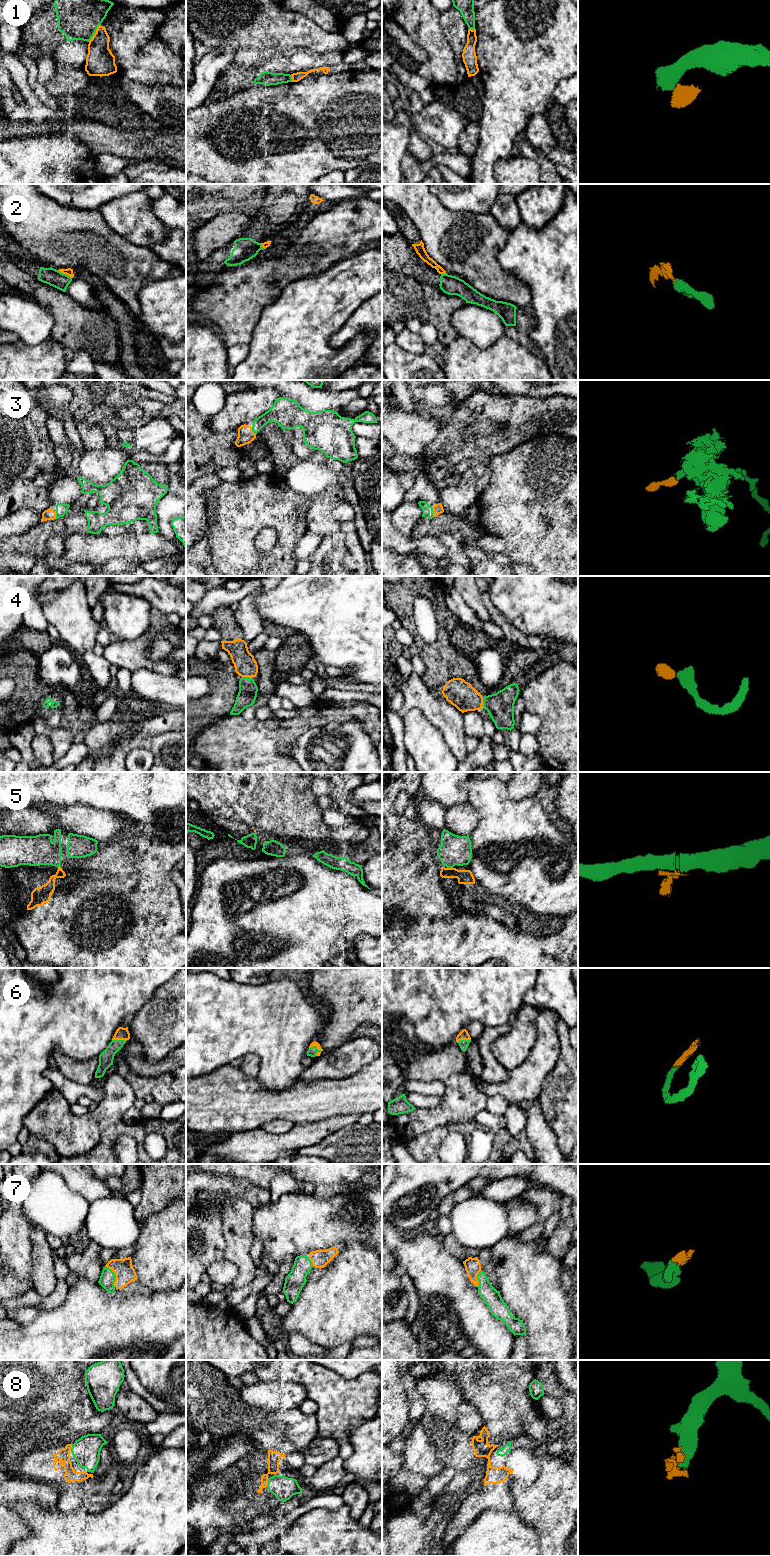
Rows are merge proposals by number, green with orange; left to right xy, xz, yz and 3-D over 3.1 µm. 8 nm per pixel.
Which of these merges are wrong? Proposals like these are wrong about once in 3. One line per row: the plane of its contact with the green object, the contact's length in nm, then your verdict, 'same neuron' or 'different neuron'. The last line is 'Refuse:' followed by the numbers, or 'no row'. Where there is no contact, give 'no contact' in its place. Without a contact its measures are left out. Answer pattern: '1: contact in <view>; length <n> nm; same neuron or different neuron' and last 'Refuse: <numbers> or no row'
1: contact in xy; length 170 nm; different neuron
2: contact in xy; length 140 nm; different neuron
3: contact in yz; length 80 nm; same neuron
4: contact in yz; length 60 nm; same neuron
5: contact in yz; length 50 nm; different neuron
6: contact in xz; length 110 nm; same neuron
7: contact in xy; length 180 nm; same neuron
8: contact in xy; length 60 nm; same neuron
Refuse: 1, 2, 5

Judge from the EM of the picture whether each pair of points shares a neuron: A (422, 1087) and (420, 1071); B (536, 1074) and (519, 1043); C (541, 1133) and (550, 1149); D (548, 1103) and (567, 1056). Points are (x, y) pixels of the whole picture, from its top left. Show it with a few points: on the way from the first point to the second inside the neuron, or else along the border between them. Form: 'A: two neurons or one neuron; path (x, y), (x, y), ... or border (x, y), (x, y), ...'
A: two neurons; border (407, 1078), (421, 1081), (441, 1081), (443, 1083)
B: two neurons; border (538, 1035), (528, 1056), (509, 1071)
C: one neuron; path (542, 1137), (546, 1145)
D: one neuron; path (560, 1091), (567, 1084), (567, 1068)

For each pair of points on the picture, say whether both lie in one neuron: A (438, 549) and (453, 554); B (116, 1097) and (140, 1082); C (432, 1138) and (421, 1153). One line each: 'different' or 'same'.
A: different
B: different
C: same

